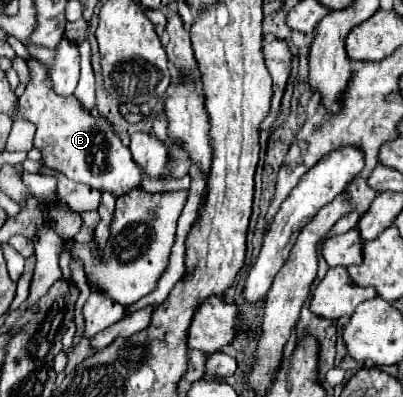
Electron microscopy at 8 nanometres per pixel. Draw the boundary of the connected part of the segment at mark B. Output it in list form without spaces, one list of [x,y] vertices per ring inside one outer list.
[[[28,54],[26,64],[30,68],[30,82],[20,96],[20,112],[24,120],[30,120],[36,126],[34,146],[42,150],[46,166],[74,182],[110,192],[116,198],[138,188],[144,170],[132,160],[128,146],[122,144],[112,122],[106,116],[94,114],[92,110],[84,108],[76,96],[56,94],[52,90],[48,66],[42,64],[38,58]]]

